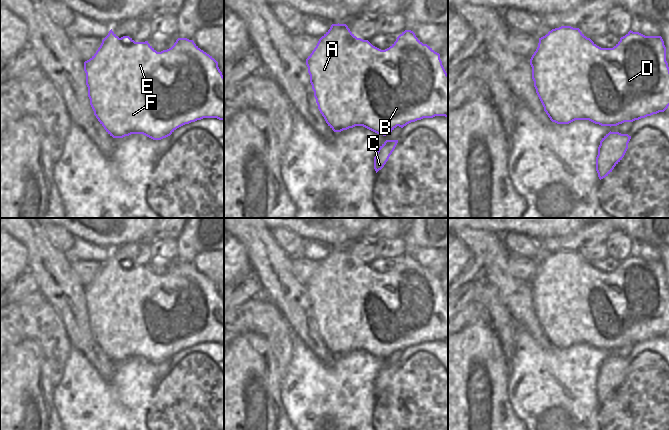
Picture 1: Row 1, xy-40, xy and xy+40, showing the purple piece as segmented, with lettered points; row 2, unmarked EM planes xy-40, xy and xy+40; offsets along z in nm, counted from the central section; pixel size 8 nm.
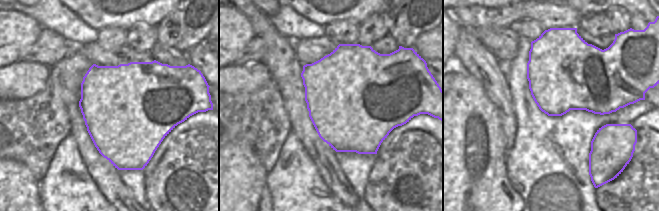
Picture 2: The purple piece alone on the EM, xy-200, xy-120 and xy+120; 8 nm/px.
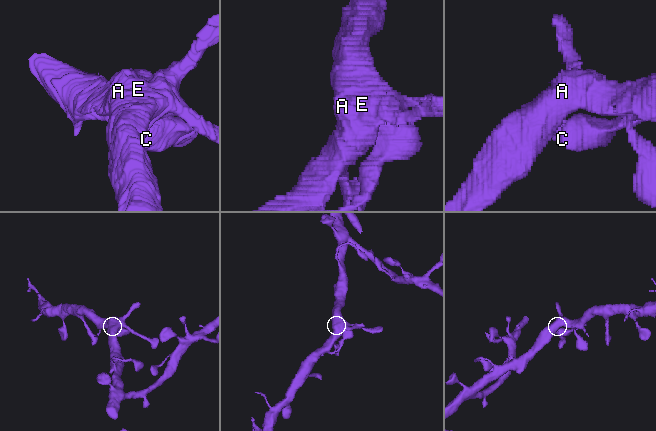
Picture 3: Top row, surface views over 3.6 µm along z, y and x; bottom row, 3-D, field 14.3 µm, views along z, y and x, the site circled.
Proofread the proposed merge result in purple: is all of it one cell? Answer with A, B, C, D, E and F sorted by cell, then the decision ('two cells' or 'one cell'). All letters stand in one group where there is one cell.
A B C D E F; one cell

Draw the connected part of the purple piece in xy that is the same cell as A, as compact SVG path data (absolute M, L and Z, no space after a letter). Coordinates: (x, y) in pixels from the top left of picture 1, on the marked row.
M332 24L306 59L306 65L318 109L334 132L363 126L386 136L397 126L403 128L423 118L448 117L448 74L440 54L423 44L411 30L405 30L389 48L381 50L368 40L357 38L346 24Z

